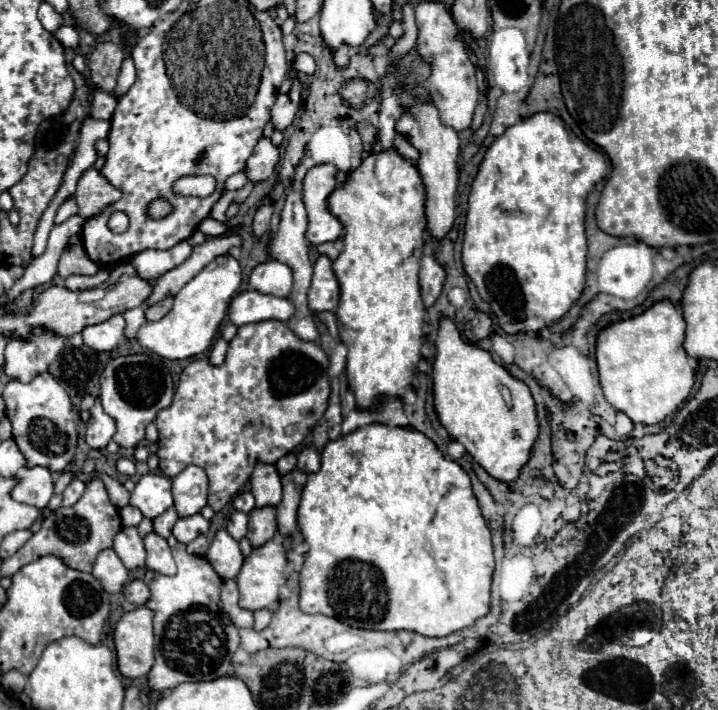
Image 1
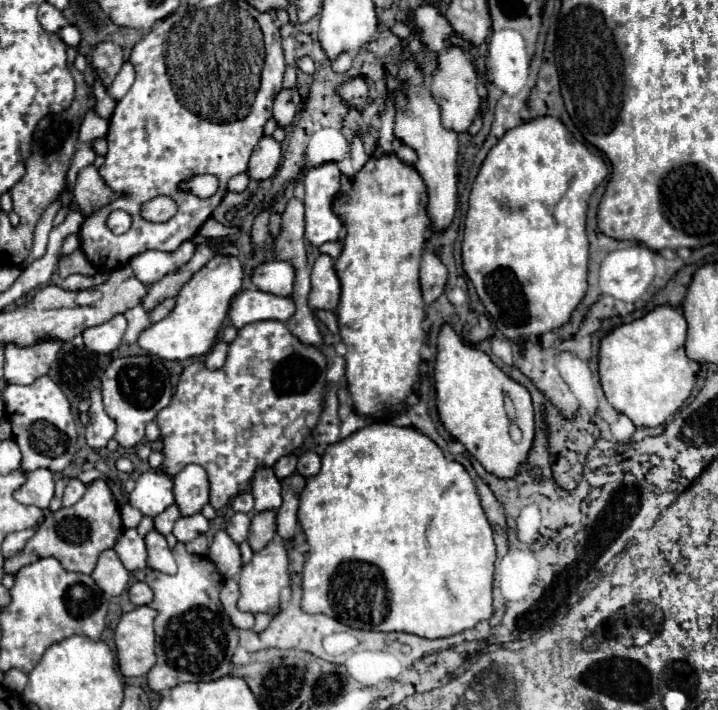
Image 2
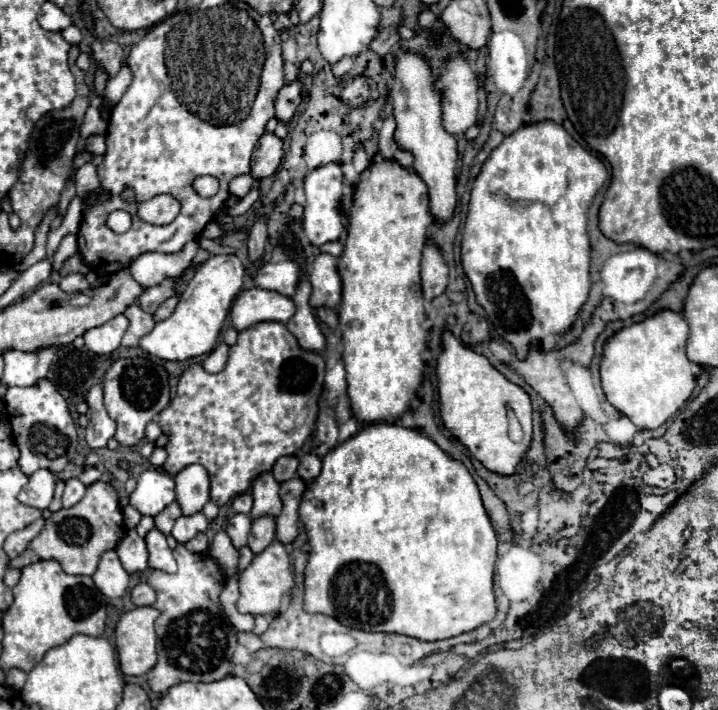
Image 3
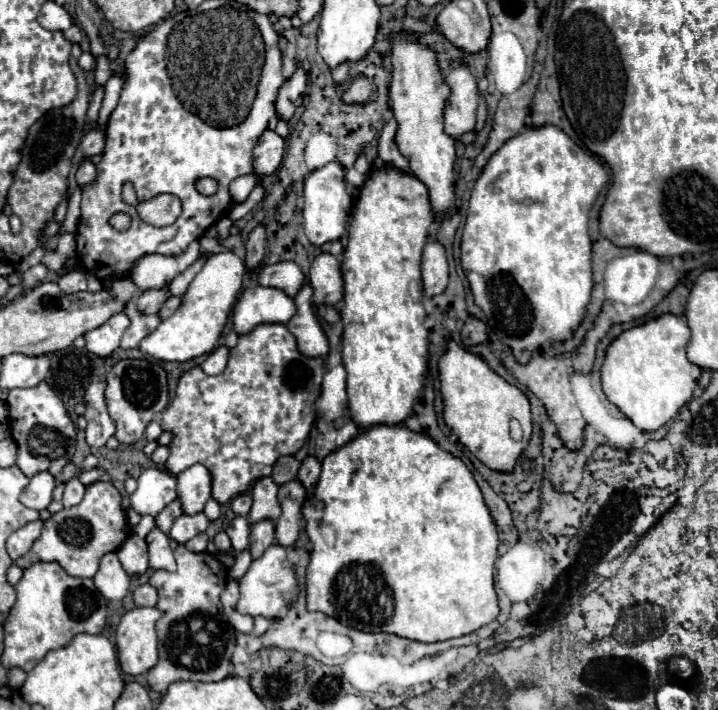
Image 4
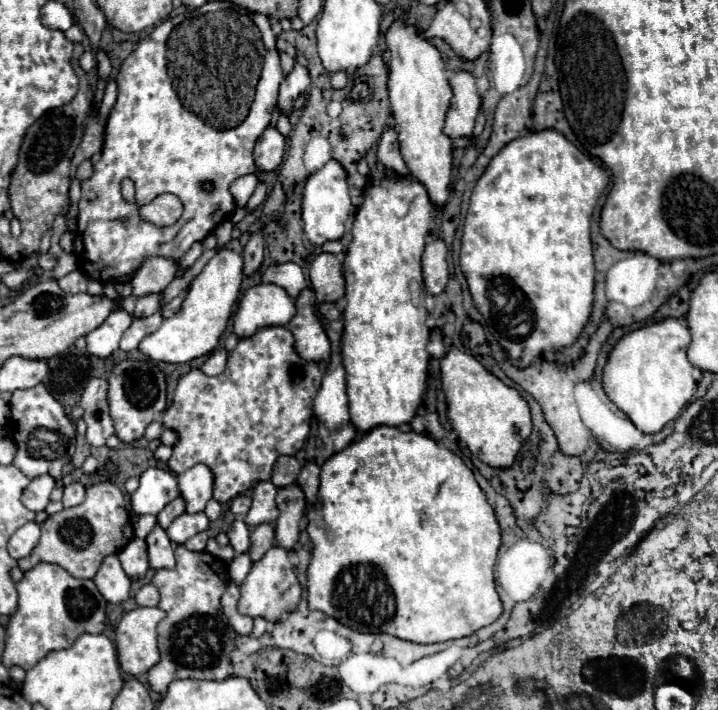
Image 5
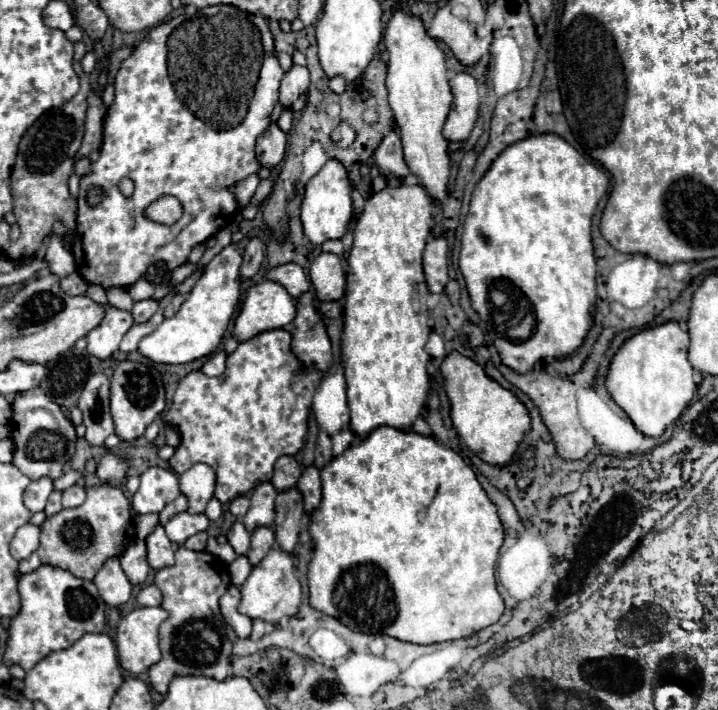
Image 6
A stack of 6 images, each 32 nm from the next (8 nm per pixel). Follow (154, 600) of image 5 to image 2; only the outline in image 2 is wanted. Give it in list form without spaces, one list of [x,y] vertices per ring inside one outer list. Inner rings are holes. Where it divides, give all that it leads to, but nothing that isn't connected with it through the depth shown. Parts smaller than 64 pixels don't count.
[[[136,582],[134,586],[130,586],[128,596],[130,596],[130,602],[134,606],[144,606],[144,604],[150,604],[154,600],[154,592],[146,582]]]

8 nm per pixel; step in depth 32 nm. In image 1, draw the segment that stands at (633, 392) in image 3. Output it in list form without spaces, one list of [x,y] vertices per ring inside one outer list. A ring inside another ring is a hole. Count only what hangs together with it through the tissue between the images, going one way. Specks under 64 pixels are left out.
[[[668,300],[656,302],[644,314],[610,324],[596,342],[600,384],[606,400],[624,412],[634,424],[658,424],[674,414],[690,396],[699,361],[684,352],[684,330],[680,305]]]

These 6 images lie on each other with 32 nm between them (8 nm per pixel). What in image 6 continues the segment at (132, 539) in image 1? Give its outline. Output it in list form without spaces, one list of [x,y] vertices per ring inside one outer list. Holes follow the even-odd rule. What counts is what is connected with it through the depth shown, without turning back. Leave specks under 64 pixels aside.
[[[142,540],[134,542],[120,558],[120,566],[124,570],[124,574],[128,576],[130,584],[142,584],[150,572],[148,560],[146,560],[146,544]]]

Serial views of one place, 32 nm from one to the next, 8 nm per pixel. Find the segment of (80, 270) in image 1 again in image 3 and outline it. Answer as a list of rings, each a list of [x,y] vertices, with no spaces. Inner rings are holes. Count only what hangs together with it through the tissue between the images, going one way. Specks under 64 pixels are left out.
[[[76,254],[76,256],[68,258],[68,260],[64,262],[62,270],[60,270],[60,274],[62,274],[62,276],[66,276],[66,274],[72,274],[72,272],[82,272],[82,274],[88,274],[88,272],[90,272],[90,268],[88,268],[88,266],[82,262],[80,254]]]

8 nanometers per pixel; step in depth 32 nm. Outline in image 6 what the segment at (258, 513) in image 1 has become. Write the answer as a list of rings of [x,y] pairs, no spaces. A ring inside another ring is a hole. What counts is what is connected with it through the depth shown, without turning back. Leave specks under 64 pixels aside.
[[[258,528],[256,532],[252,532],[252,544],[250,544],[250,552],[248,552],[250,564],[256,566],[272,548],[274,548],[272,528]]]

